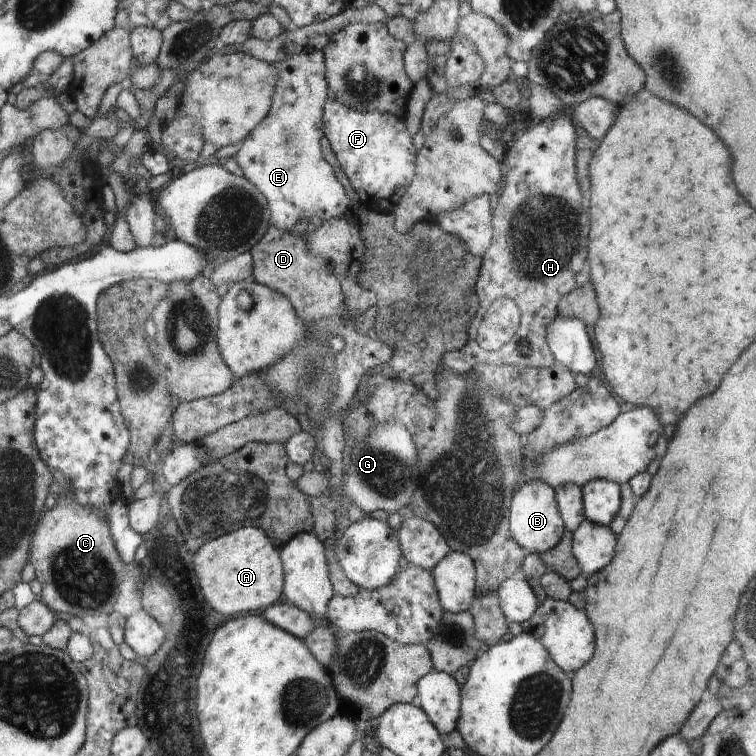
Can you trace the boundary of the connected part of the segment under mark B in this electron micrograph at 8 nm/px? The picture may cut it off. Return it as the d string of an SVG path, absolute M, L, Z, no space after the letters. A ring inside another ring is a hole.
M525 480L514 492L510 502L510 535L528 553L546 553L554 549L565 535L561 512L558 511L556 491L542 480Z

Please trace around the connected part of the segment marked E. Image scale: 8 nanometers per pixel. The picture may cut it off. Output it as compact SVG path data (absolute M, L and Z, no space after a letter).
M307 47L293 57L273 63L277 68L278 81L274 90L272 109L268 117L255 129L240 149L232 156L242 169L244 178L257 187L258 192L266 198L269 214L268 226L291 232L298 221L303 218L320 218L322 221L345 219L350 211L350 200L334 176L332 166L324 160L320 152L320 140L324 136L324 111L328 98L331 97L325 80L325 62L322 51Z

